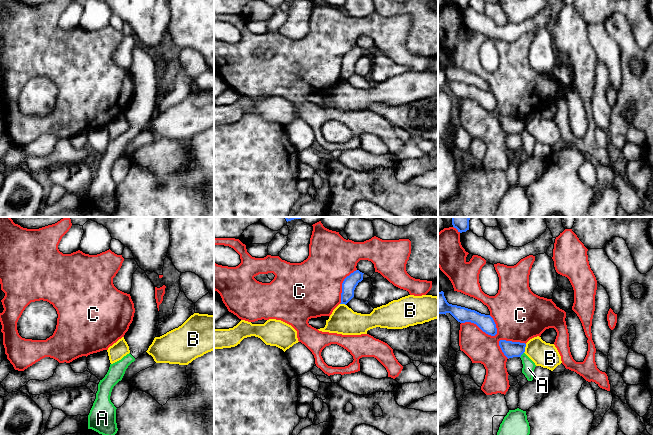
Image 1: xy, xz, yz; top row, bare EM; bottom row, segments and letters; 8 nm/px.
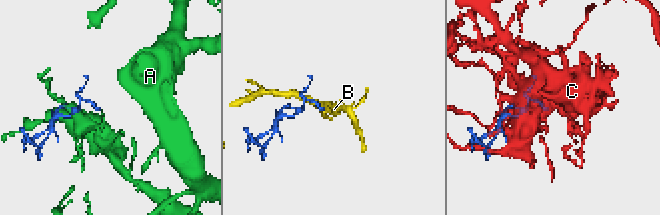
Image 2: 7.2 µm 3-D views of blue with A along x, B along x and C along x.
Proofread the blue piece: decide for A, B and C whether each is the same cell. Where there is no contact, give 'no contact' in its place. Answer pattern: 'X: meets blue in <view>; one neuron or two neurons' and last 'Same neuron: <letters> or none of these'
A: meets blue in yz; two neurons
B: meets blue in yz; two neurons
C: meets blue in yz; two neurons
Same neuron: none of these

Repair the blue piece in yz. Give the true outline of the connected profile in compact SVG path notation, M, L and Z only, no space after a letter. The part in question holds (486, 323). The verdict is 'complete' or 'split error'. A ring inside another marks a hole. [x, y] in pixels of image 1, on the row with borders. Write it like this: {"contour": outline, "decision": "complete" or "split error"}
{"contour": "M438 292L438 314L450 313L458 322L471 322L476 324L483 332L495 336L497 334L496 324L490 315L481 314L475 310L449 304L444 292Z", "decision": "complete"}

